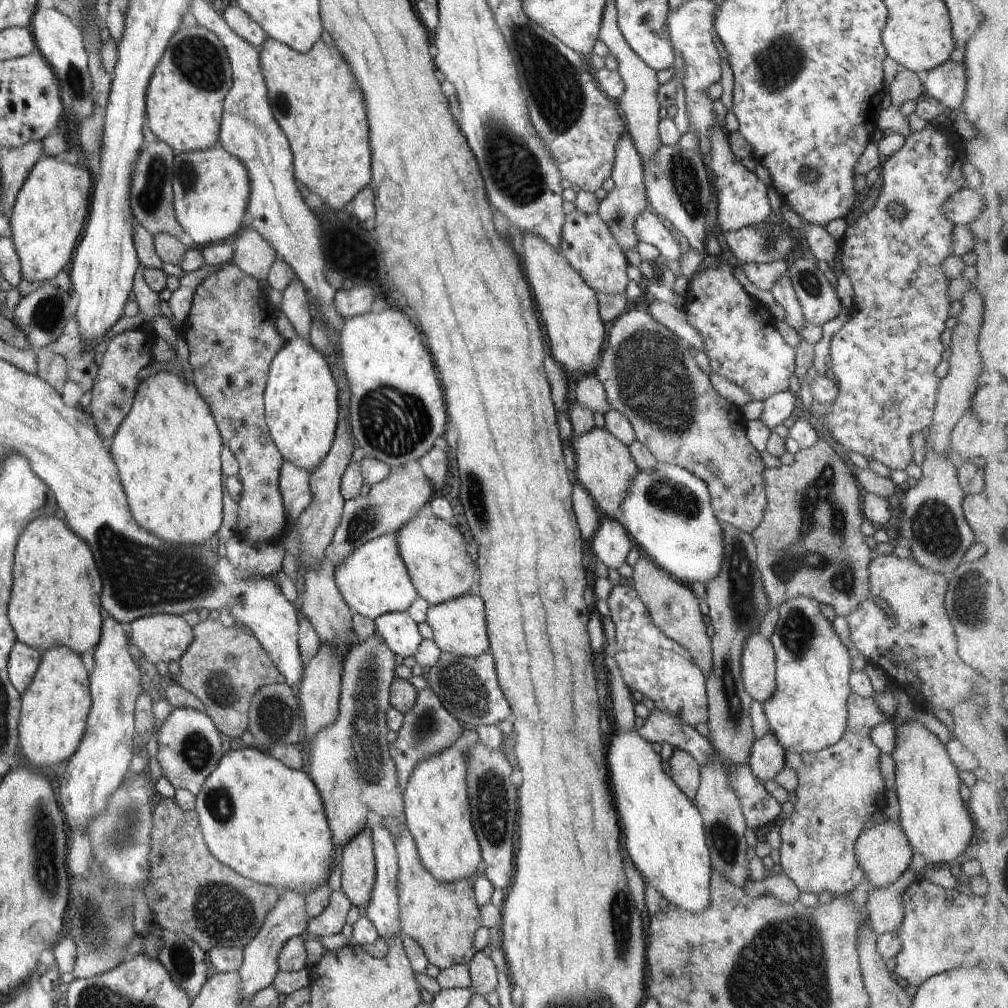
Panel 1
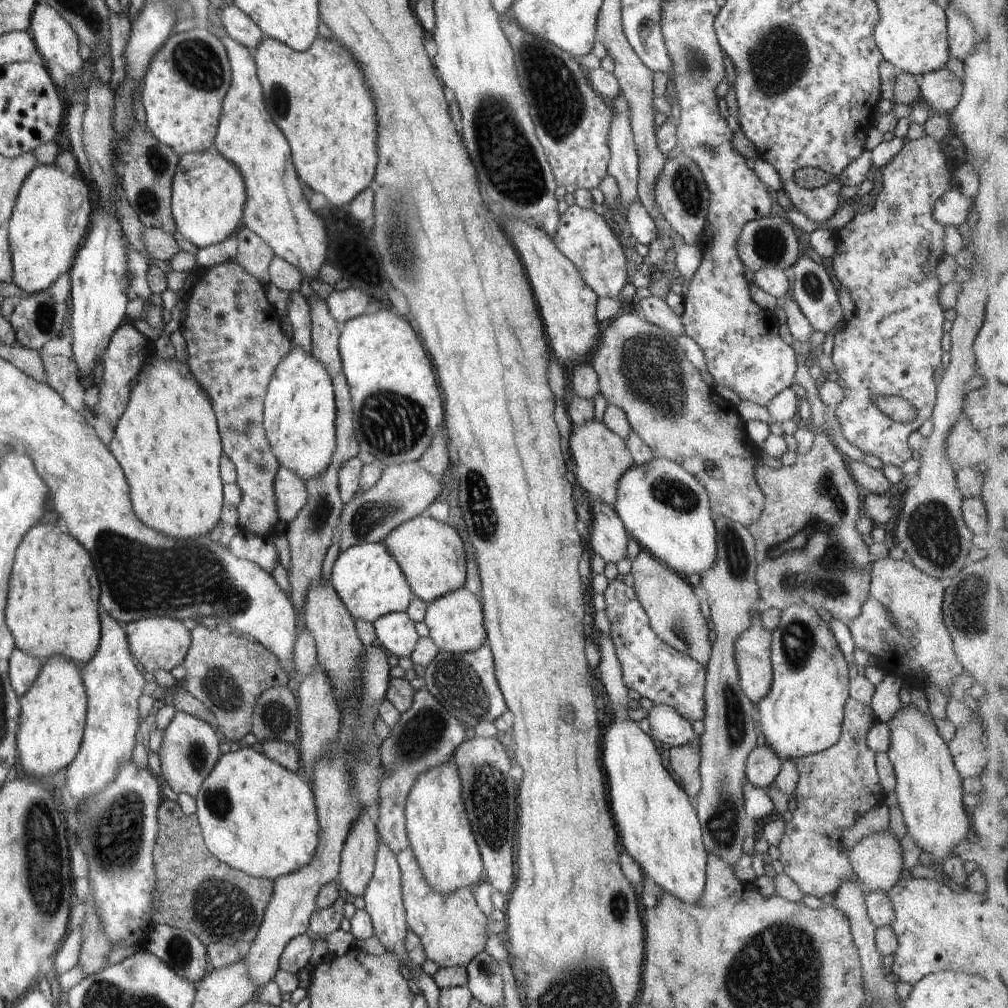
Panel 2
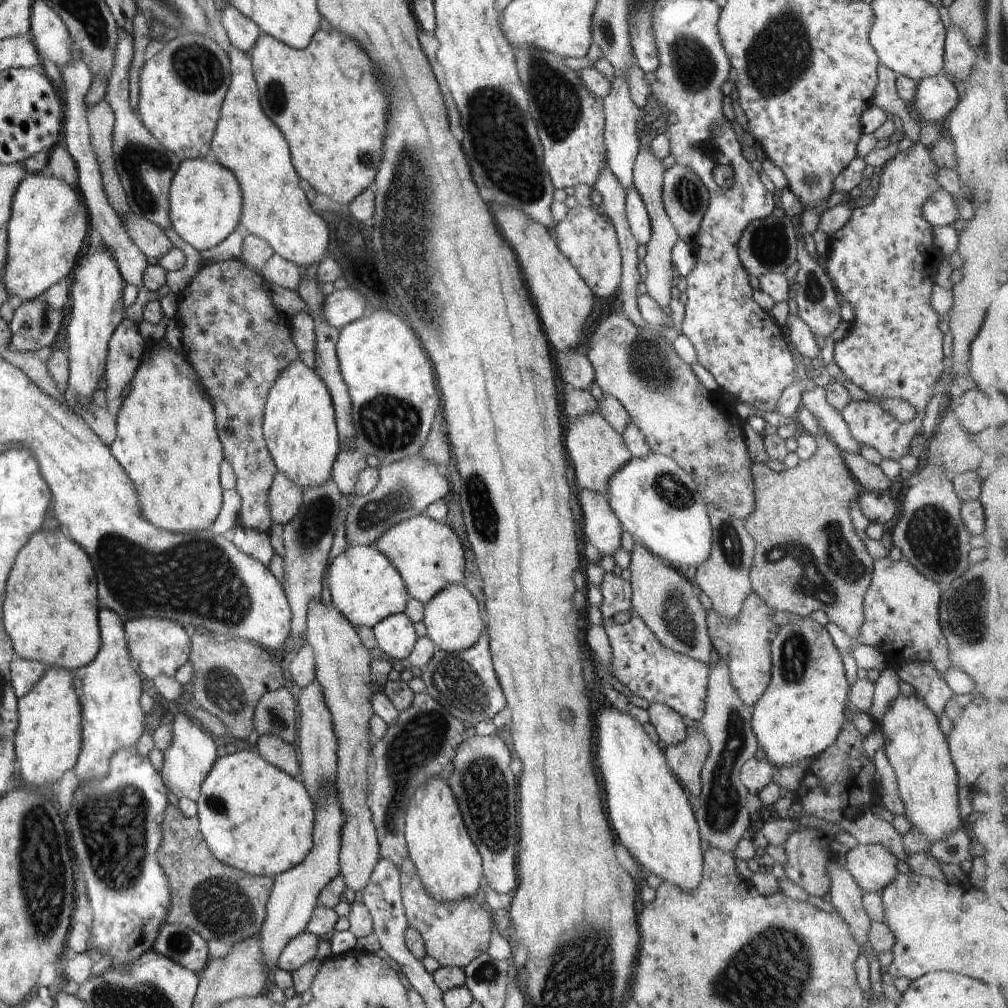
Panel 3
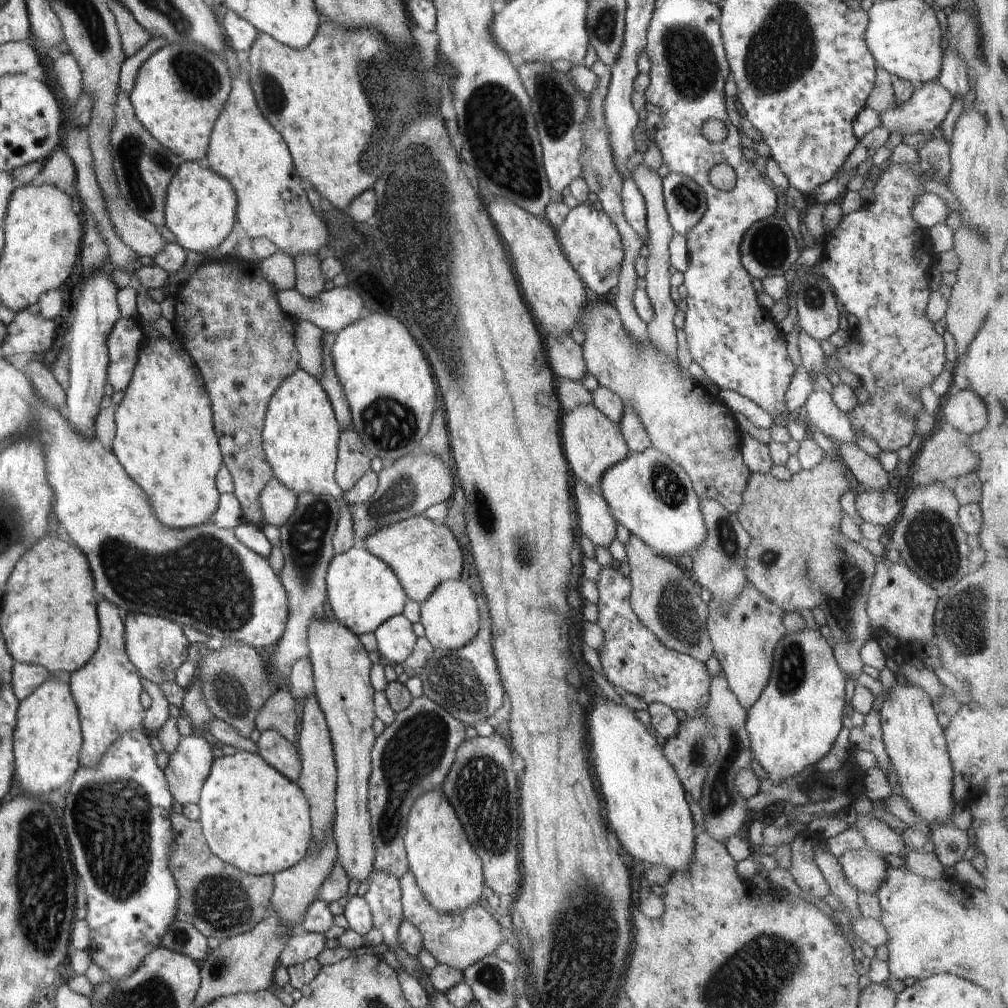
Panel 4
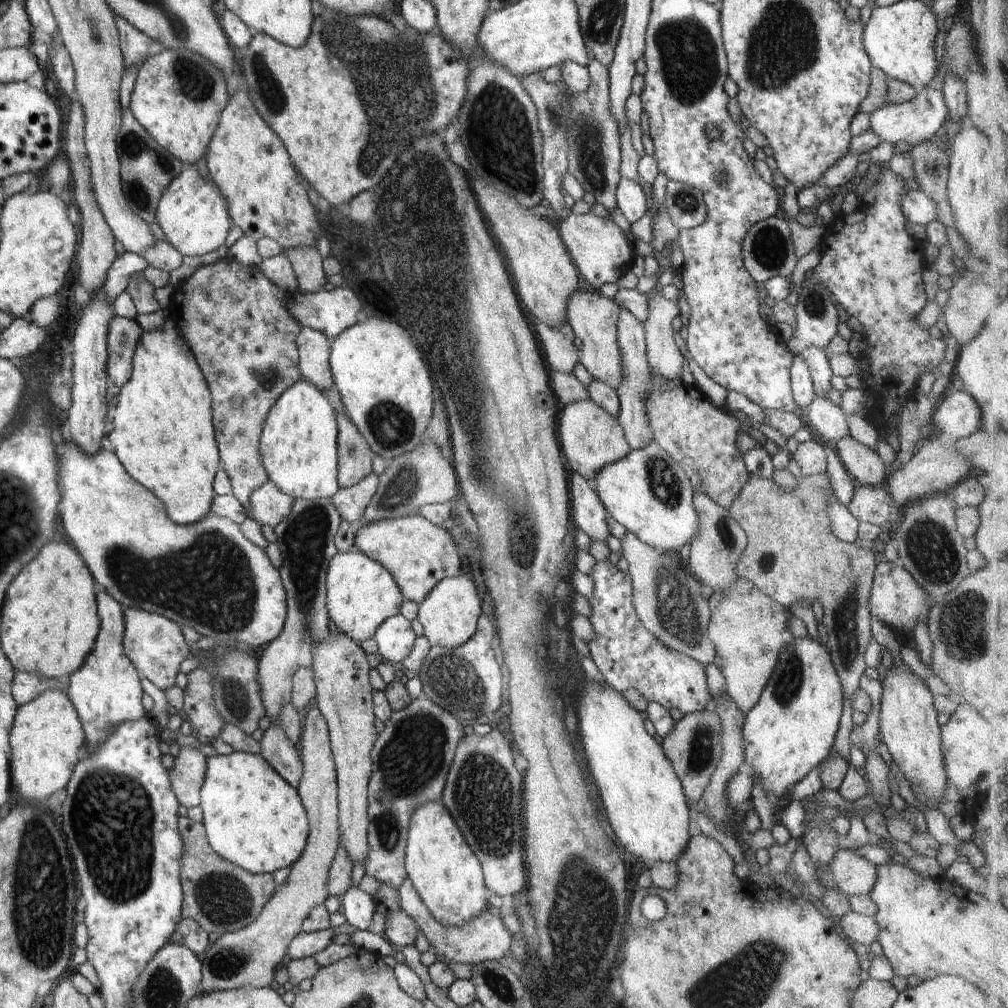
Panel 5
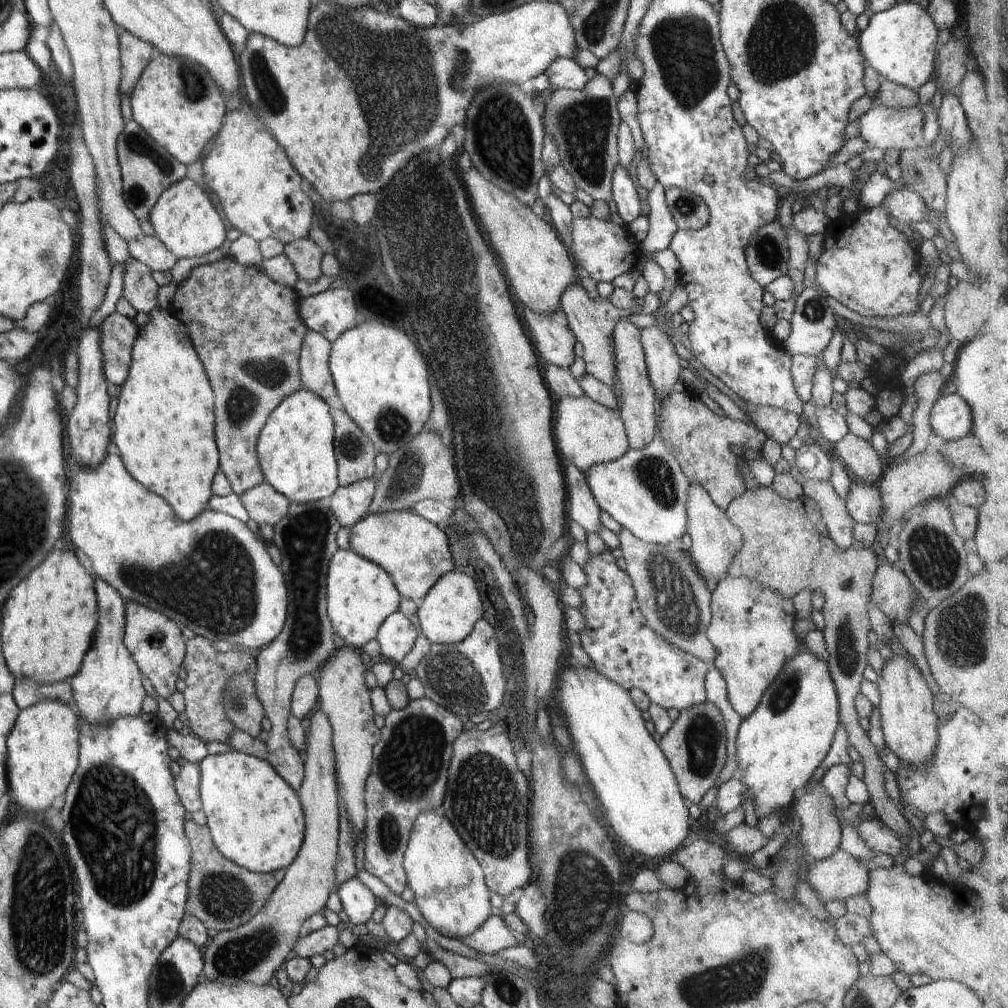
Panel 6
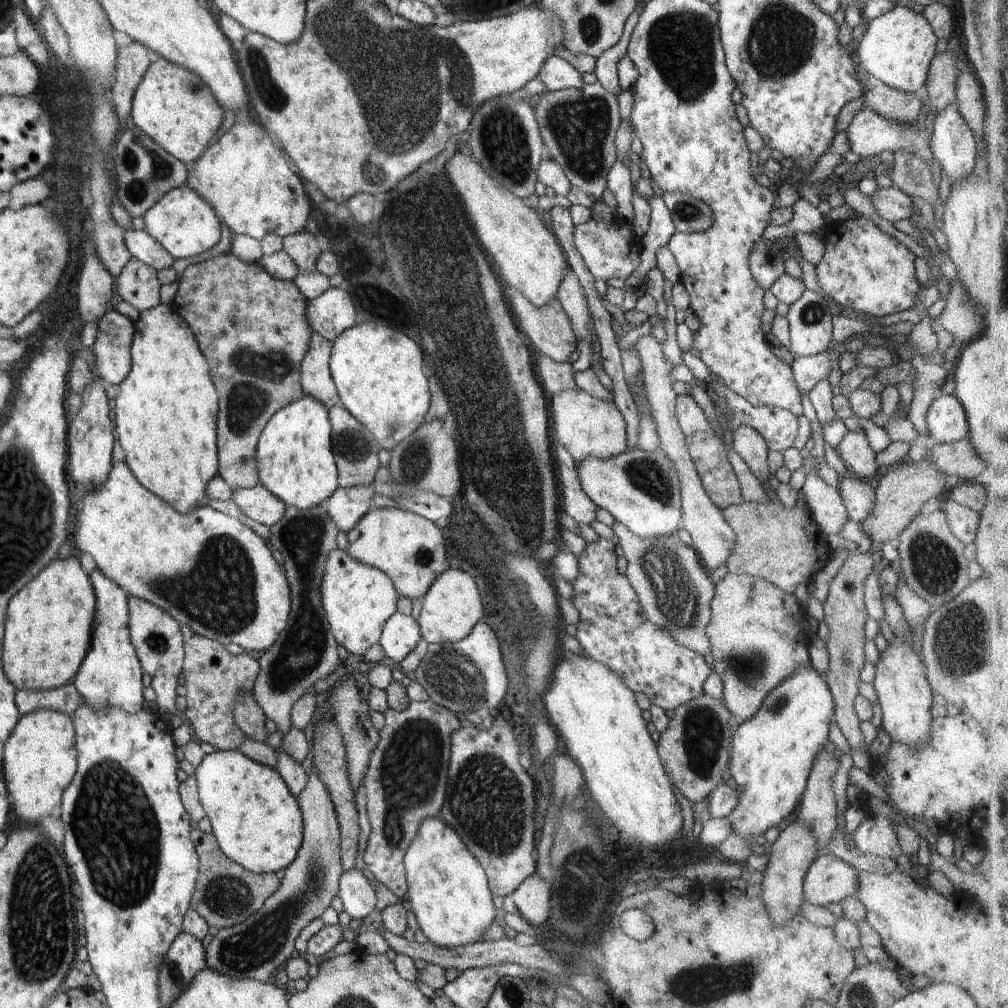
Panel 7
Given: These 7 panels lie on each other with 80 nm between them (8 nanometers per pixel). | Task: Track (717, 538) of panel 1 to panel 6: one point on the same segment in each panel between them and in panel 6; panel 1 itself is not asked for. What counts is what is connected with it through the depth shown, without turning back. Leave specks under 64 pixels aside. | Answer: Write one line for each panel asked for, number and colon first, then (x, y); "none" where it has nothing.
2: (663, 507)
3: (656, 501)
4: (648, 493)
5: (647, 491)
6: (645, 490)

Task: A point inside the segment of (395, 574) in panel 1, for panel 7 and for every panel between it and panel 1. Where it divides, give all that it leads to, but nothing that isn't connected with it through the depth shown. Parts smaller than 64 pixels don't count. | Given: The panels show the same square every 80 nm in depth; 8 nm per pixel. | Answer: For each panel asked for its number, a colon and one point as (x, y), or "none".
2: (369, 582)
3: (366, 588)
4: (363, 591)
5: (361, 593)
6: (360, 594)
7: (358, 599)

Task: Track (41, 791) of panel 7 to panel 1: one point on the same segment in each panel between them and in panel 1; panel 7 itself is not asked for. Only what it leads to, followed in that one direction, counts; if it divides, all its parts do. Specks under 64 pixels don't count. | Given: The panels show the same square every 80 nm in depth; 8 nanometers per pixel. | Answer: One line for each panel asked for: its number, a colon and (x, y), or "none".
1: (54, 709)
2: (52, 718)
3: (48, 739)
4: (47, 742)
5: (46, 738)
6: (43, 747)

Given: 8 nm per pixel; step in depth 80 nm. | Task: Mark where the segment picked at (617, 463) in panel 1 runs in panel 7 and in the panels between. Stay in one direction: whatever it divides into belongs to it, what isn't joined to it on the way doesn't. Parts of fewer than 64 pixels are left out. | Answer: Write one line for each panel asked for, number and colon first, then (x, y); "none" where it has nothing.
2: (601, 457)
3: (596, 451)
4: (592, 443)
5: (590, 438)
6: (588, 433)
7: (586, 426)

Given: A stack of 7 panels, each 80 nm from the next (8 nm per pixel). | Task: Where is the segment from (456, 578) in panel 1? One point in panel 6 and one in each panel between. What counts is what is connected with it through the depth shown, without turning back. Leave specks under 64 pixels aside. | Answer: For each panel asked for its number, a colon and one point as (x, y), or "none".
2: (430, 553)
3: (428, 555)
4: (422, 554)
5: (418, 554)
6: (414, 551)

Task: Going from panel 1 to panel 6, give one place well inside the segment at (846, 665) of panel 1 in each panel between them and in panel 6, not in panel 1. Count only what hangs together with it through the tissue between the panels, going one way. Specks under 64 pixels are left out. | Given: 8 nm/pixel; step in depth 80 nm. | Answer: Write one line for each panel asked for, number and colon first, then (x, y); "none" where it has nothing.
2: (802, 714)
3: (802, 711)
4: (795, 722)
5: (791, 730)
6: (787, 737)

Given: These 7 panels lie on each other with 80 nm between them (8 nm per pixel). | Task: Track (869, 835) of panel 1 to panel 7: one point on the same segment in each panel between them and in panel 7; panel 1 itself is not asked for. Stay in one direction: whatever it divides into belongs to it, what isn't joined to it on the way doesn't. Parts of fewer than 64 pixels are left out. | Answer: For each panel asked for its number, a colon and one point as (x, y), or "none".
2: (876, 860)
3: (872, 866)
4: (865, 869)
5: (851, 874)
6: (839, 876)
7: (829, 879)

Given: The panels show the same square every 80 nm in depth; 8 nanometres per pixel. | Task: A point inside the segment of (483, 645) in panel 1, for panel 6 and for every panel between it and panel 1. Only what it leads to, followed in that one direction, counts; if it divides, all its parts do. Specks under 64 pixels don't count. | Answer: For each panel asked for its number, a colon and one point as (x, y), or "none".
2: (455, 620)
3: (452, 620)
4: (449, 615)
5: (449, 613)
6: (448, 613)

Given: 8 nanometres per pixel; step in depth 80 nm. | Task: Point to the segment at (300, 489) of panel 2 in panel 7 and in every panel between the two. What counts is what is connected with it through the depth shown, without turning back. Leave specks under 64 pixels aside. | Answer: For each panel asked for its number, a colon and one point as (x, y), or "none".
3: (284, 500)
4: (277, 503)
5: (268, 504)
6: (264, 504)
7: (261, 505)

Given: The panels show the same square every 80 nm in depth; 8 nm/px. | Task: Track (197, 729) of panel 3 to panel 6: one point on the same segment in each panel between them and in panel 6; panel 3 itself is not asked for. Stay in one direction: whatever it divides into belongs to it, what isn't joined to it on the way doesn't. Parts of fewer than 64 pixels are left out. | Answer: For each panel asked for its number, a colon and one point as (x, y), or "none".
4: (188, 767)
5: (188, 774)
6: (187, 783)

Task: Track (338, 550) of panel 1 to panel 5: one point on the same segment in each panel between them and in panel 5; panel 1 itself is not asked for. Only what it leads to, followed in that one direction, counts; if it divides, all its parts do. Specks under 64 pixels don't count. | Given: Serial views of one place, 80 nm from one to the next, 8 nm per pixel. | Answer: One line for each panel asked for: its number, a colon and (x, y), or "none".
2: (403, 492)
3: (405, 488)
4: (407, 487)
5: (423, 476)

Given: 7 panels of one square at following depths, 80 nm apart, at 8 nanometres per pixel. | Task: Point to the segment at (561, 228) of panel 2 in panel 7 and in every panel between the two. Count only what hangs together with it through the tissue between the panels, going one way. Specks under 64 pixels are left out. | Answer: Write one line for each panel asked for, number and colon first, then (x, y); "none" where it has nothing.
3: (588, 239)
4: (593, 246)
5: (598, 247)
6: (604, 250)
7: (609, 250)

